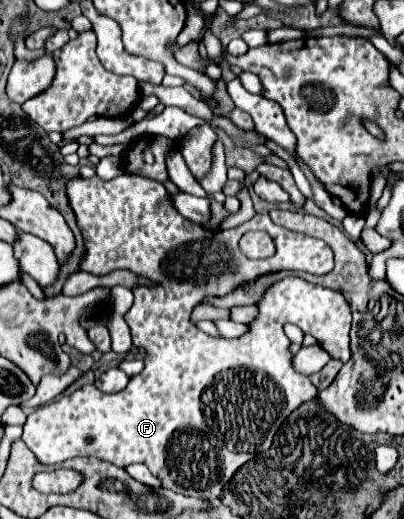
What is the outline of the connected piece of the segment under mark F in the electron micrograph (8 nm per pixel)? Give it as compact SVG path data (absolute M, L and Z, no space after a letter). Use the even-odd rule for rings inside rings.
M123 173L111 181L103 181L99 177L75 177L67 183L67 199L85 239L85 257L79 263L81 271L91 275L109 275L115 269L129 269L131 273L155 283L153 287L135 287L135 303L125 313L133 346L145 350L145 367L139 375L133 375L129 385L119 393L103 393L95 385L83 385L59 401L37 407L27 417L21 439L43 465L57 465L73 457L99 457L119 467L145 463L149 471L161 479L163 487L169 487L175 493L195 499L219 497L227 479L231 479L243 463L253 459L259 451L267 451L267 447L271 447L279 423L283 423L283 419L287 419L299 403L317 397L317 389L309 377L301 375L293 367L293 353L289 351L291 342L283 329L285 323L293 323L303 333L313 335L333 359L347 363L351 357L351 309L337 291L307 283L299 277L287 277L267 289L257 305L259 319L251 323L249 333L239 338L209 337L191 323L191 311L203 303L203 299L223 297L225 293L237 291L267 273L305 271L313 275L327 275L333 269L331 247L327 247L321 239L275 225L268 214L256 214L245 225L231 231L211 233L201 225L183 219L175 207L171 207L165 187L159 181L141 175ZM257 230L267 231L273 237L277 245L275 257L253 261L241 253L239 239L247 231Z

